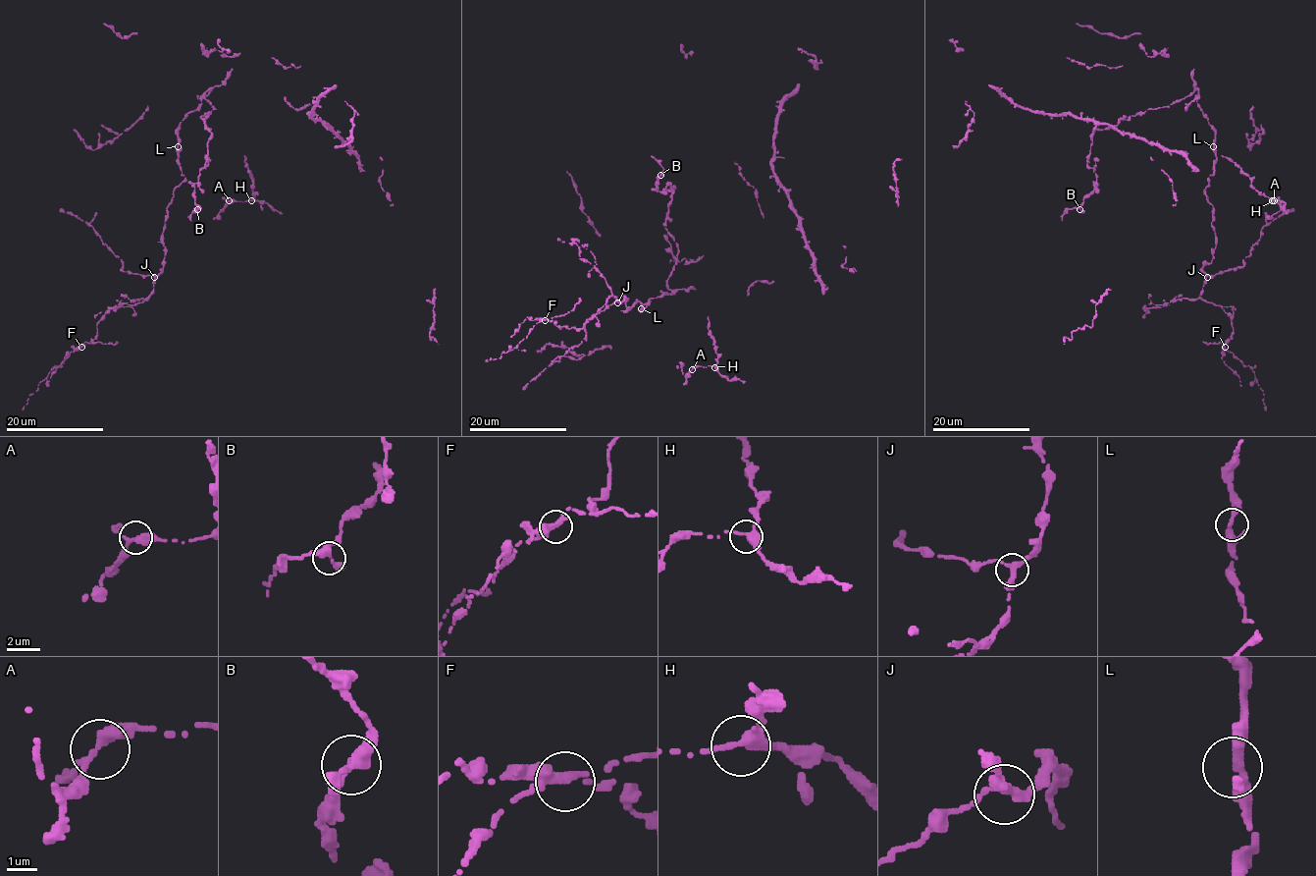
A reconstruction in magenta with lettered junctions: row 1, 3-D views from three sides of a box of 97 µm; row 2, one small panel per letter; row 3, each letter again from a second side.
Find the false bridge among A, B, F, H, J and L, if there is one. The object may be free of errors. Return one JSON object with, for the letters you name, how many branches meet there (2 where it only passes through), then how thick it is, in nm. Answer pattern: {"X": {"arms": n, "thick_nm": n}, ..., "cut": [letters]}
{"F": {"arms": 3, "thick_nm": 280}, "cut": ["F"]}

